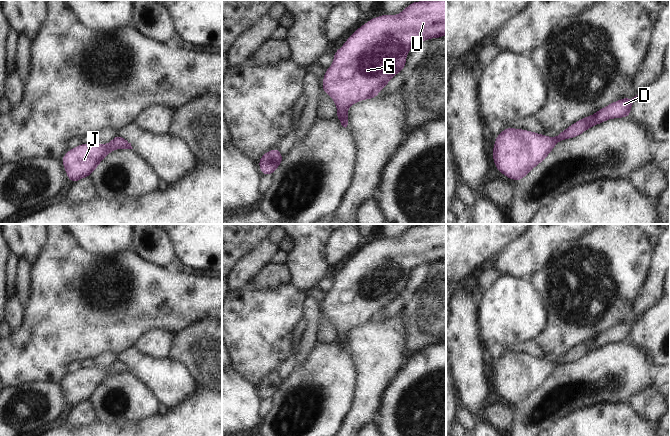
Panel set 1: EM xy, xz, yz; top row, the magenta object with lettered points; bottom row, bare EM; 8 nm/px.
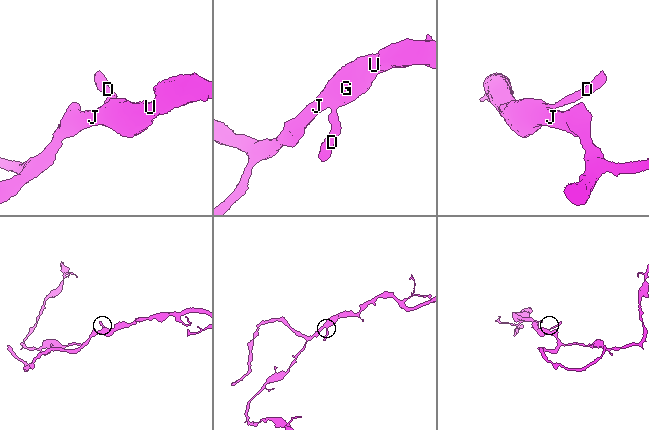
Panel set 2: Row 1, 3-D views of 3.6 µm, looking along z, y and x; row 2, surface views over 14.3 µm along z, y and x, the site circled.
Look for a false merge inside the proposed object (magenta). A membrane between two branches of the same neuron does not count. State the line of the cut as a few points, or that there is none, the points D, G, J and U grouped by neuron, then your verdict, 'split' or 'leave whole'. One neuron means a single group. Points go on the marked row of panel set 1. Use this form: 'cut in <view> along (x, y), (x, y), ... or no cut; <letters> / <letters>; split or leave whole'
no cut; D G J U; leave whole

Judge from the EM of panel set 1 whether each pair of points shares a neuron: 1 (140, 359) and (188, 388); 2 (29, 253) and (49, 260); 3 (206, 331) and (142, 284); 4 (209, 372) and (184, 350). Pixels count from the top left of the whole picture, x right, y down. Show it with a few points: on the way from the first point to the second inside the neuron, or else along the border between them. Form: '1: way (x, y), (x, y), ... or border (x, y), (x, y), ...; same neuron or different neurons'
1: way (152, 371), (176, 384); same neuron
2: border (48, 235), (45, 248), (38, 259), (32, 264); different neurons
3: border (211, 318), (195, 321), (174, 333); different neurons
4: way (203, 366), (190, 353); same neuron

